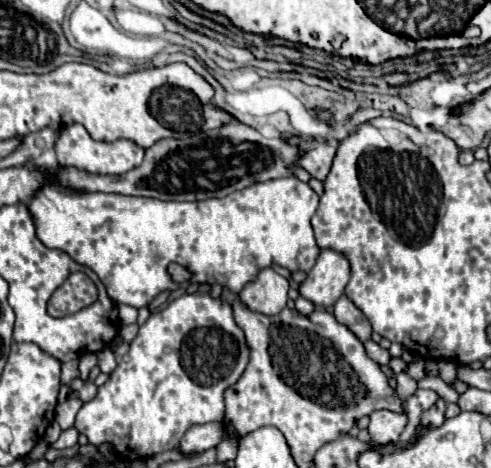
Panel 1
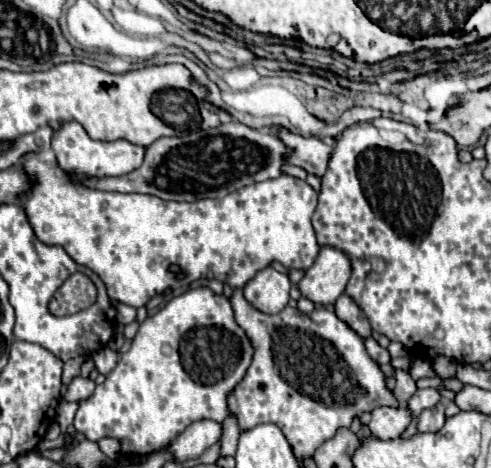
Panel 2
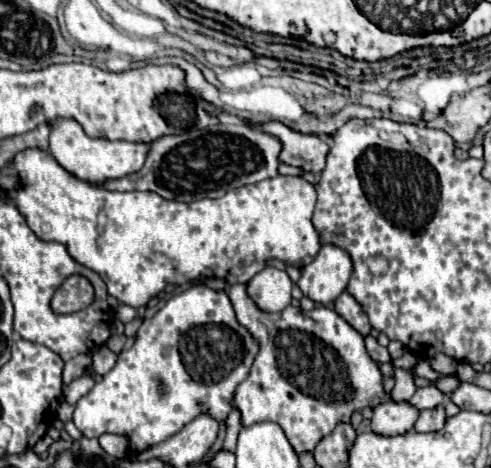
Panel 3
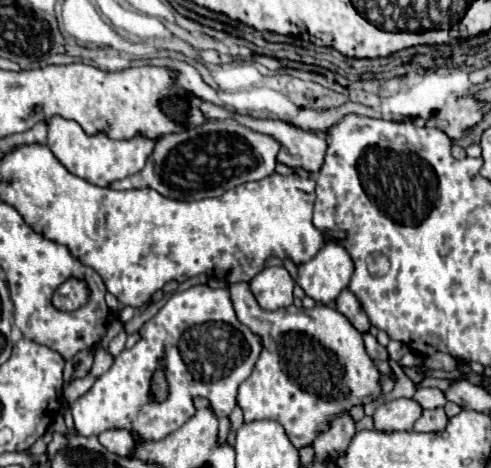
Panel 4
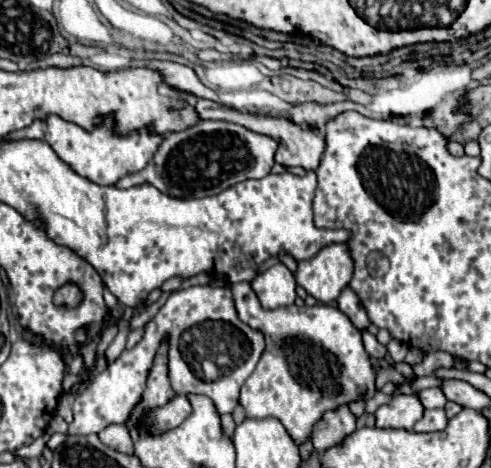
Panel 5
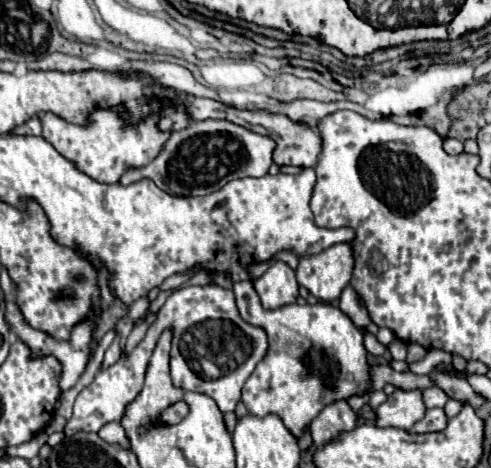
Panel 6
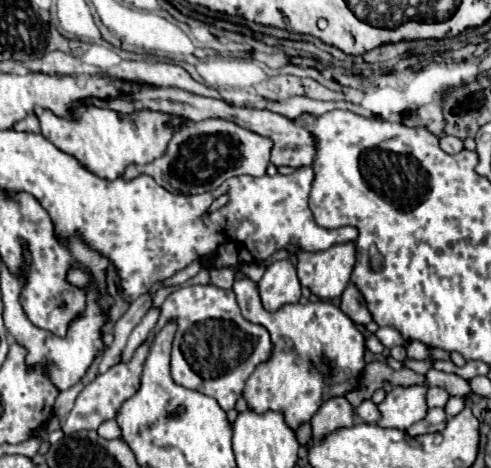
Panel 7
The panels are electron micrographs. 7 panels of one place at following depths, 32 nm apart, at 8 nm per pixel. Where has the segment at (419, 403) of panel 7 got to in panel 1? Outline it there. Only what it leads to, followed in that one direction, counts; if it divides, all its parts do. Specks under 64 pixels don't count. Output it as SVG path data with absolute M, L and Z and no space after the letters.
M388 410L372 412L368 424L370 440L374 444L394 444L400 438L406 422L408 422L406 414L394 414Z

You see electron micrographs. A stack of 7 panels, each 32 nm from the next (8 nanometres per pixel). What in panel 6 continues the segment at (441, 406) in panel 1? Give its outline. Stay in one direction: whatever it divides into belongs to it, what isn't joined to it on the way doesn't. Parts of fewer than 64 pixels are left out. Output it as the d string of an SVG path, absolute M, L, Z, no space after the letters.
M432 408L432 410L426 410L426 416L420 422L416 422L410 432L426 434L426 432L440 432L444 428L446 428L446 414L444 414L444 410L442 408Z

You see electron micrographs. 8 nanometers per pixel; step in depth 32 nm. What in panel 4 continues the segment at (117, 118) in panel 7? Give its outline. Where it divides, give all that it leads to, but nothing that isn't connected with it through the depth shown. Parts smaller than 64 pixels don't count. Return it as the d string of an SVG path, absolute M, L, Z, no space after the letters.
M54 116L48 122L48 148L72 174L88 180L96 186L106 186L114 180L122 180L128 174L140 172L154 148L154 140L132 138L132 140L110 140L106 134L88 136L74 120Z

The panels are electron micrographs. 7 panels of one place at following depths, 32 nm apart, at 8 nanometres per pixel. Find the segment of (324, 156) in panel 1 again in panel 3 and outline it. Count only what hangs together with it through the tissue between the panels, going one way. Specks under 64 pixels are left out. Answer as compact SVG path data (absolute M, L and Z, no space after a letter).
M268 122L258 128L276 136L284 144L284 150L280 154L282 162L298 166L304 172L312 172L312 174L320 174L324 170L330 146L322 138L314 134L294 132L280 122Z

